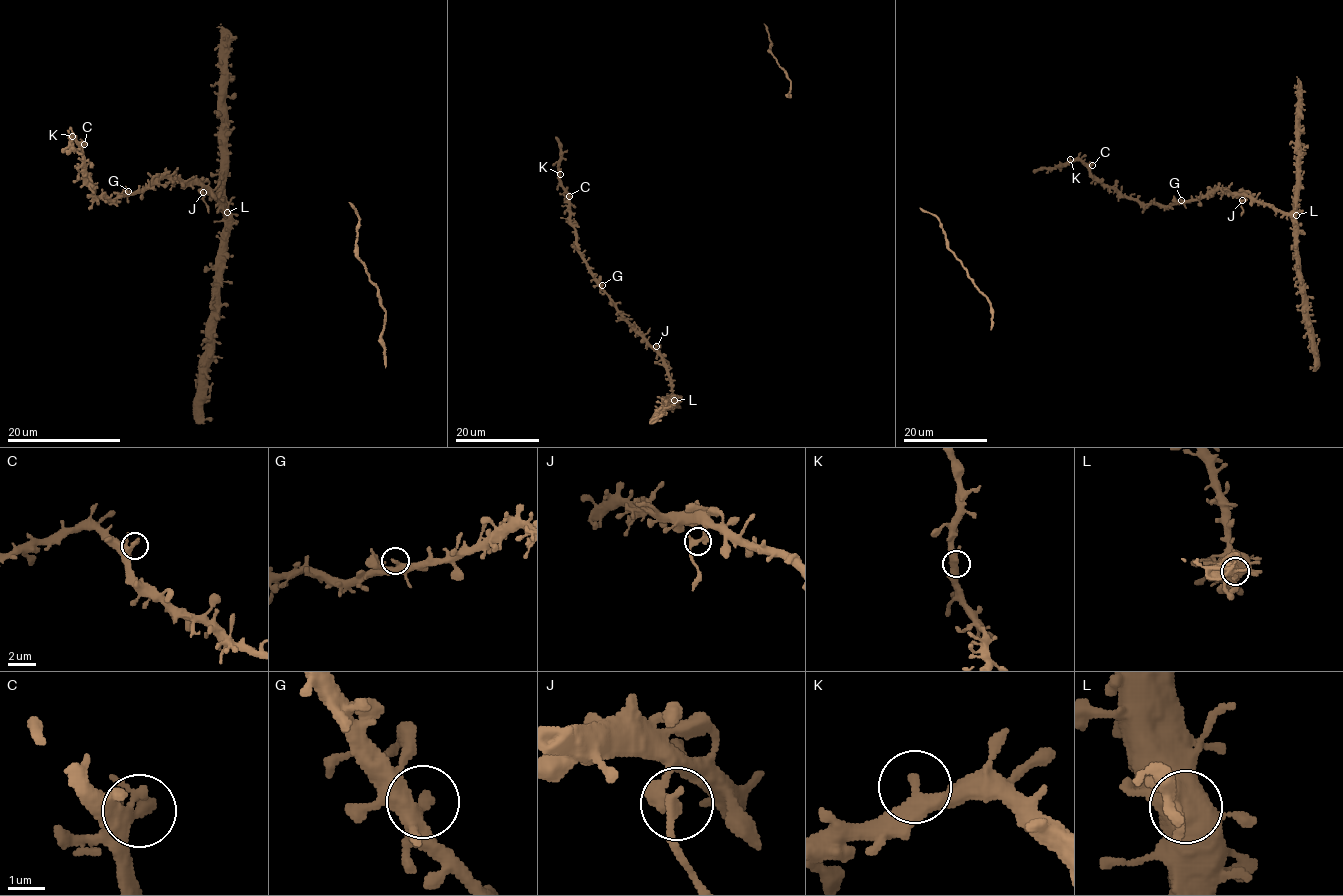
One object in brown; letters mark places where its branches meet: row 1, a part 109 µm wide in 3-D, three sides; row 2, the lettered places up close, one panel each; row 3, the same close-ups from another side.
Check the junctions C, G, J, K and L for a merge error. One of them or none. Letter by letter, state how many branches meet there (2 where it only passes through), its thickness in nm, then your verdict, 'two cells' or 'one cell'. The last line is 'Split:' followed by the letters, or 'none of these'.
C: 4 | 280 nm | one cell
G: 3 | 280 nm | one cell
J: 3 | 280 nm | two cells
K: 2 | 440 nm | one cell
L: 3 | 480 nm | one cell
Split: J

